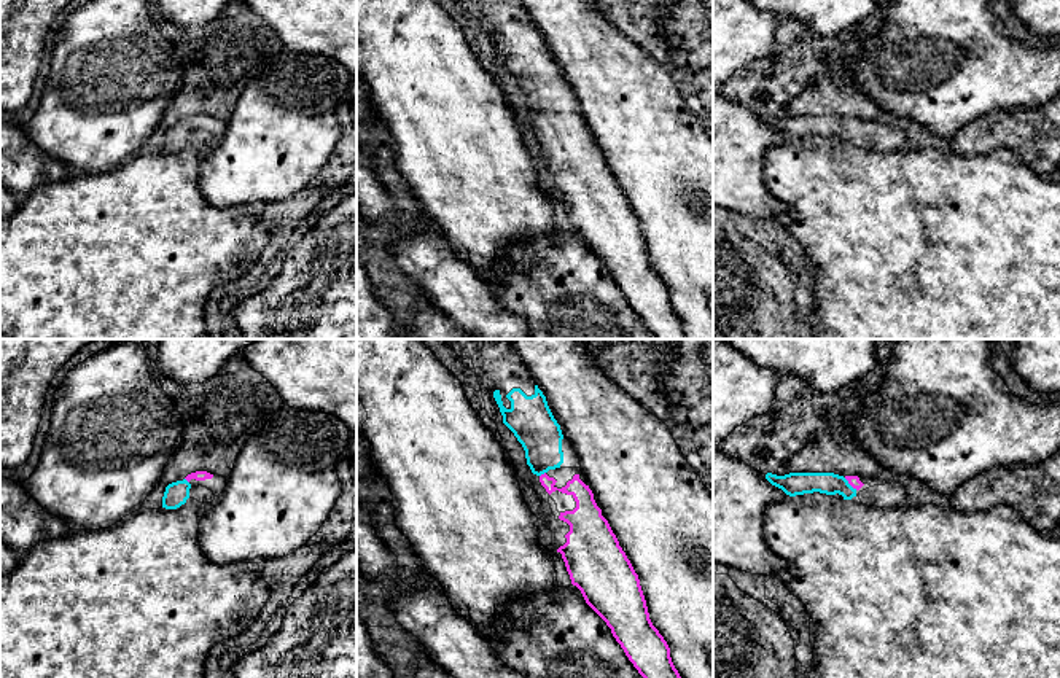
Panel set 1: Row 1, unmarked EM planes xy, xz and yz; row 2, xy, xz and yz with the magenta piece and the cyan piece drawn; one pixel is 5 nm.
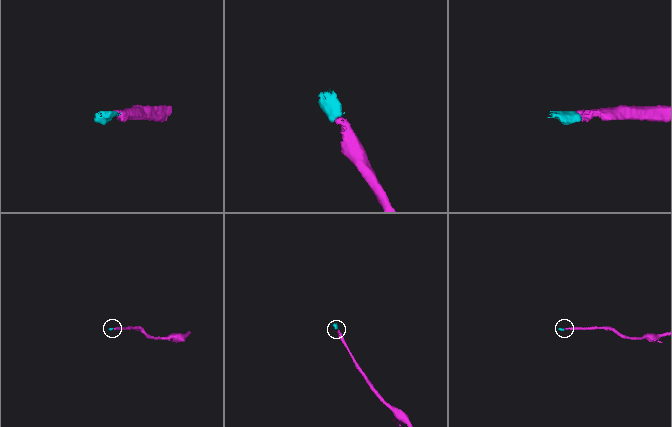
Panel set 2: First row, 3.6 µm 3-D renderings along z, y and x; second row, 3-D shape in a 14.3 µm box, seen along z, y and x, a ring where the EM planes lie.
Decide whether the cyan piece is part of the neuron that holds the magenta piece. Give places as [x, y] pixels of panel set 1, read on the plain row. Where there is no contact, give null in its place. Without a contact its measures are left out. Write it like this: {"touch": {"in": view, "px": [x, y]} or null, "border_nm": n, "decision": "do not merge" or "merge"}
{"touch": {"in": "yz", "px": [850, 128]}, "border_nm": 90, "decision": "merge"}

